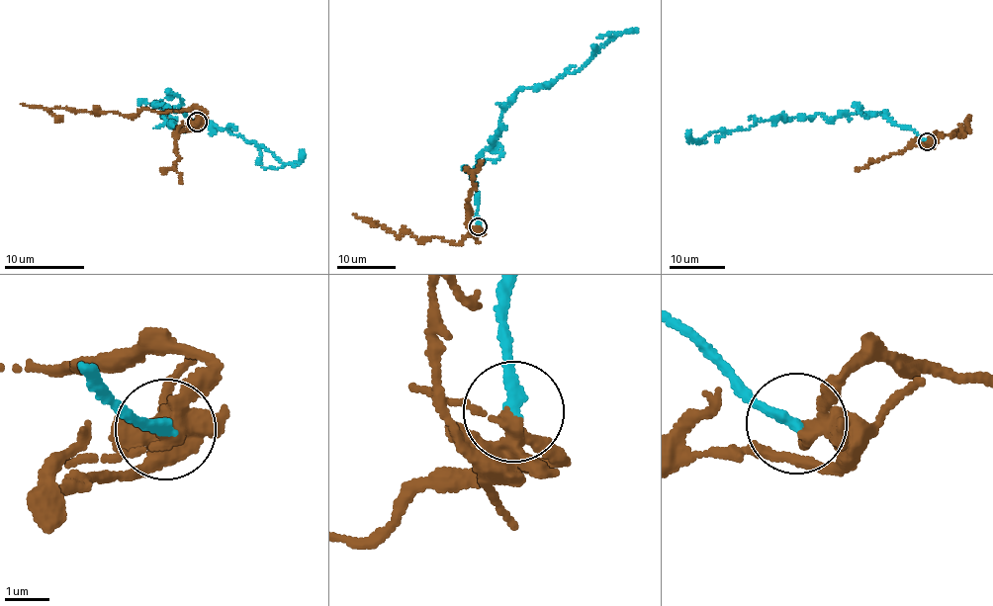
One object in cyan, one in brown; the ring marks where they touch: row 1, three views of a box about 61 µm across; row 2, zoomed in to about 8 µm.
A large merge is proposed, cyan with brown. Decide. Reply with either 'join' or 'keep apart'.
keep apart

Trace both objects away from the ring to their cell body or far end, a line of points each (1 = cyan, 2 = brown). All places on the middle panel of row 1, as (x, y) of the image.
1: (478, 226), (475, 166), (491, 145), (502, 109), (519, 89), (548, 86), (576, 72), (614, 37), (636, 32)
2: (478, 226), (482, 232), (468, 235), (458, 243), (434, 237), (416, 240), (408, 232), (395, 236), (352, 213)

